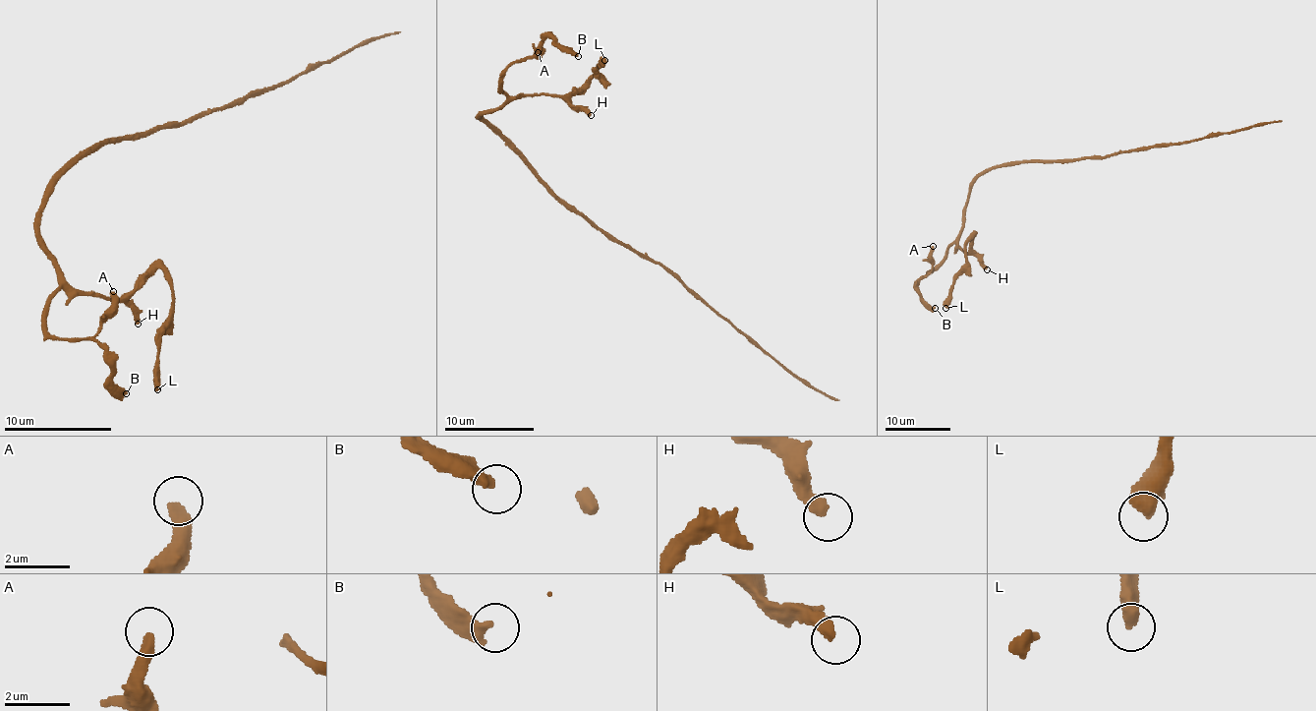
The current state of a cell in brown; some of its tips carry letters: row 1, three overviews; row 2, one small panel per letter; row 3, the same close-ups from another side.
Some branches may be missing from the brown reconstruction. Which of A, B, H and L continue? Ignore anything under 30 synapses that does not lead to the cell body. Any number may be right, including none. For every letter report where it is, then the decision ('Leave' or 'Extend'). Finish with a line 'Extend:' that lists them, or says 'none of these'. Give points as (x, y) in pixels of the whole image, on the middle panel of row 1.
A: Place: (538, 52). Leave
B: Place: (578, 56). Leave
H: Place: (591, 115). Leave
L: Place: (604, 60). Leave
Extend: none of these

